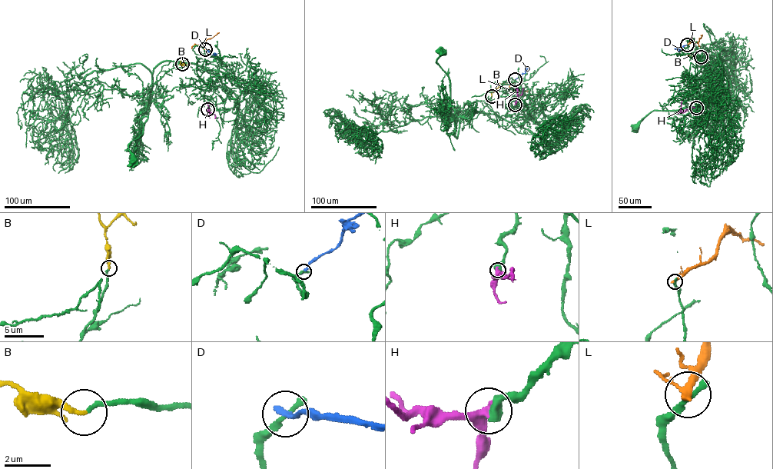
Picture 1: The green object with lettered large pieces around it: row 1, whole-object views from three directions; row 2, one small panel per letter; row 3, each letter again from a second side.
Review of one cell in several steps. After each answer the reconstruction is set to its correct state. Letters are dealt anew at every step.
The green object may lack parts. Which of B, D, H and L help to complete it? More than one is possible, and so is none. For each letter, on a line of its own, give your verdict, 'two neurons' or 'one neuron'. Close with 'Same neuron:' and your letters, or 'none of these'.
B: one neuron
D: two neurons
H: one neuron
L: two neurons
Same neuron: B, H

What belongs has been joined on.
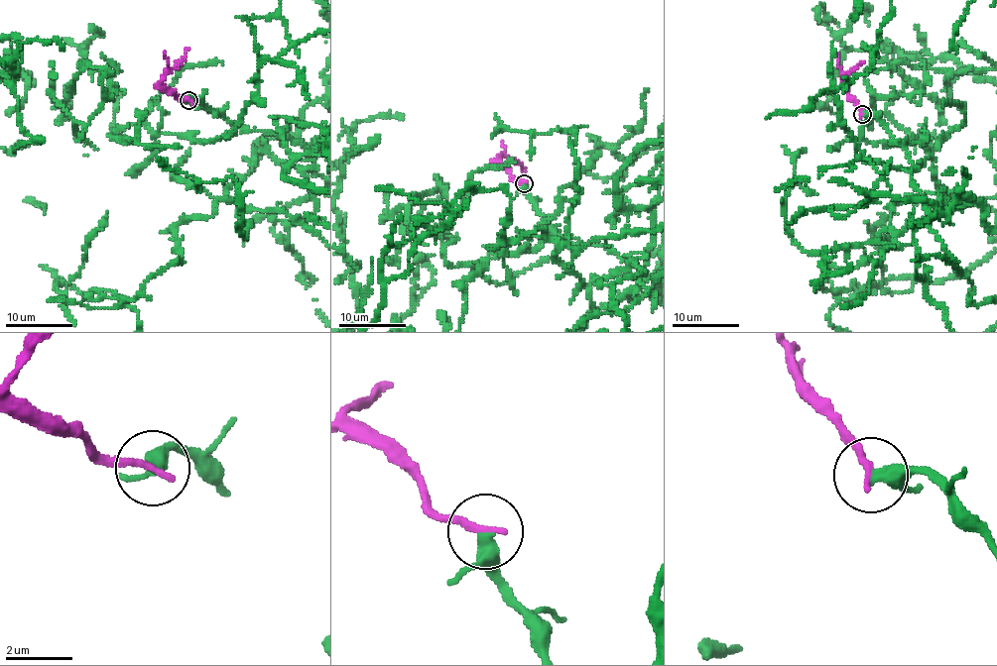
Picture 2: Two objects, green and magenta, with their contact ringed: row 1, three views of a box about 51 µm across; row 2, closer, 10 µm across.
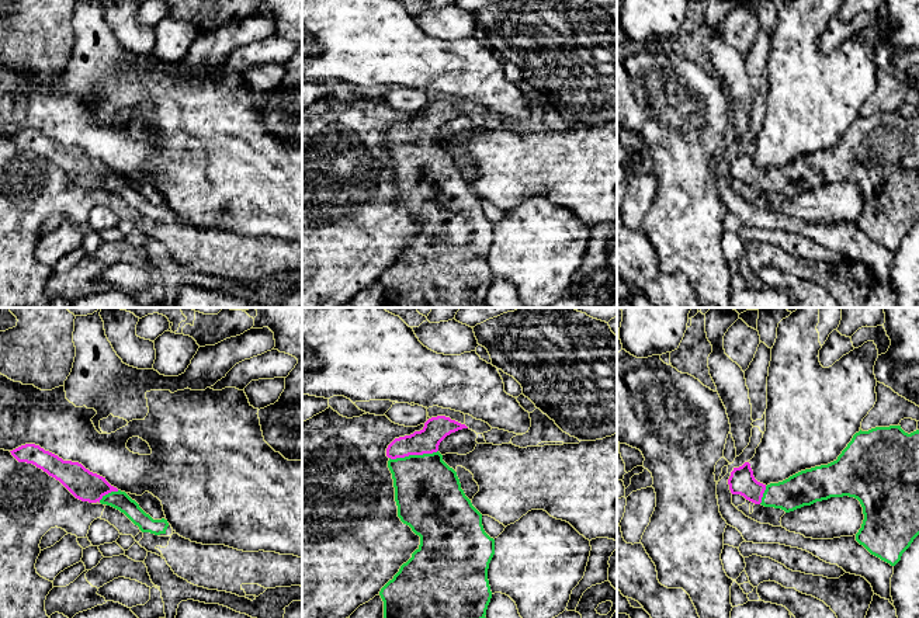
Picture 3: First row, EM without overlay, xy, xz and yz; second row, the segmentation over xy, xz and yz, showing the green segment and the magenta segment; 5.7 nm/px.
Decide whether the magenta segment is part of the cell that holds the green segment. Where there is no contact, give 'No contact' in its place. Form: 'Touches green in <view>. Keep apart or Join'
Touches green in xz. Join

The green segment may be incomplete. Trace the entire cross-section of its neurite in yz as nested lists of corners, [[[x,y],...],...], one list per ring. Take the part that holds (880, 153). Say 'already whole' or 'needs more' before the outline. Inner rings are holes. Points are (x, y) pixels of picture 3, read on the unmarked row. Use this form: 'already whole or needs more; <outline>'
needs more; [[[901,111],[859,117],[836,146],[801,156],[788,164],[763,170],[753,162],[749,147],[734,153],[728,164],[732,180],[786,198],[830,183],[854,183],[863,192],[864,205],[856,226],[871,240],[895,251],[919,221],[919,115],[908,119]]]

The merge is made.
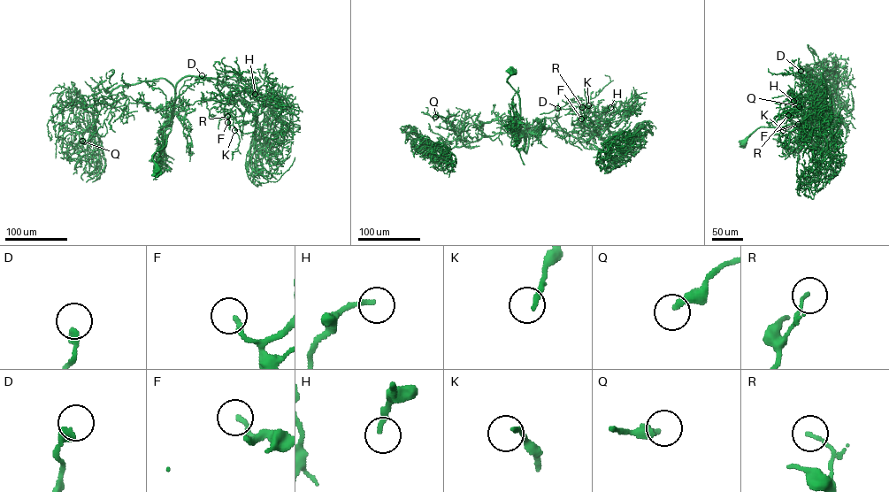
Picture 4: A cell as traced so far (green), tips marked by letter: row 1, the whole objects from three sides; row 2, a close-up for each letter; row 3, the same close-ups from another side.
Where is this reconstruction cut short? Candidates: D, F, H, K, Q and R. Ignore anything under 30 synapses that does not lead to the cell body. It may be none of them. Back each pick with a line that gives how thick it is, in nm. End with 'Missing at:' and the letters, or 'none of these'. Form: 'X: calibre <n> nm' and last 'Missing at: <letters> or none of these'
F: calibre 190 nm
H: calibre 200 nm
Q: calibre 280 nm
Missing at: F, H, Q

